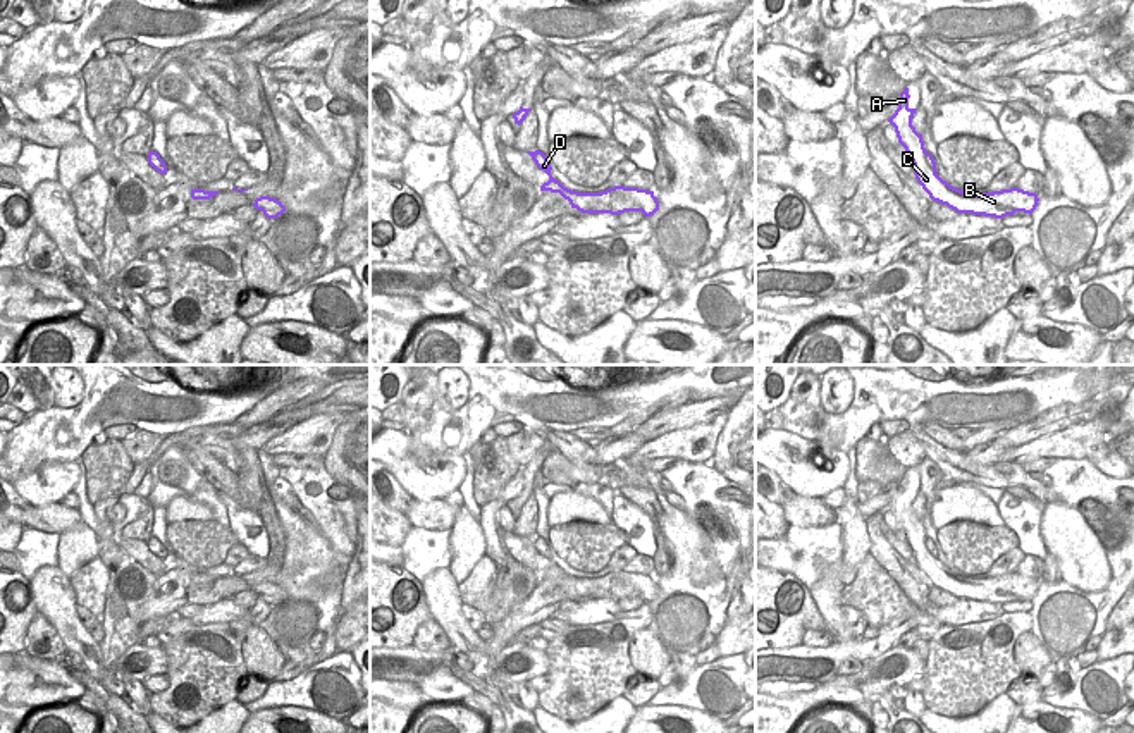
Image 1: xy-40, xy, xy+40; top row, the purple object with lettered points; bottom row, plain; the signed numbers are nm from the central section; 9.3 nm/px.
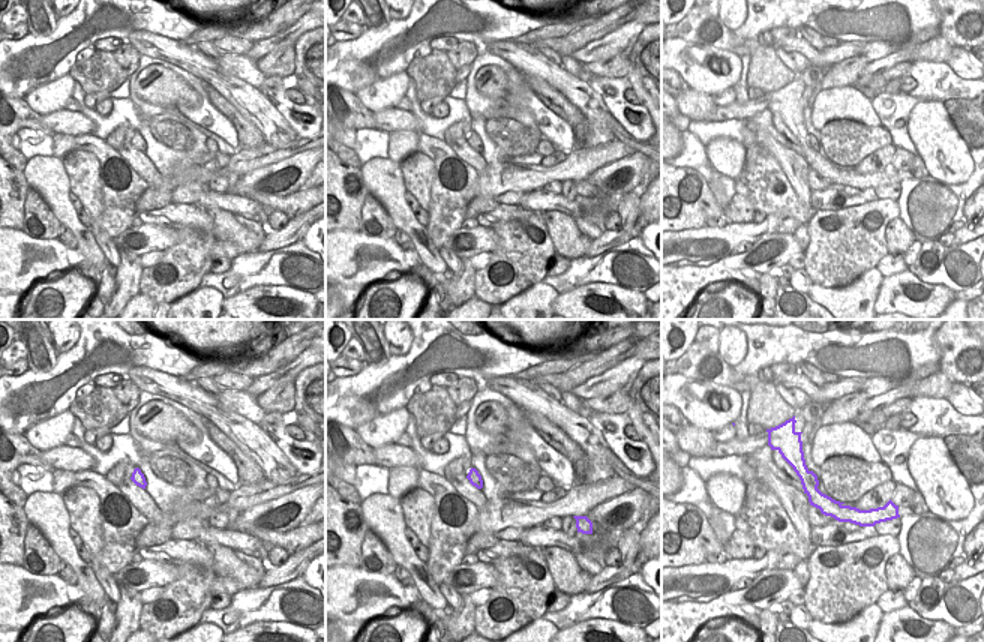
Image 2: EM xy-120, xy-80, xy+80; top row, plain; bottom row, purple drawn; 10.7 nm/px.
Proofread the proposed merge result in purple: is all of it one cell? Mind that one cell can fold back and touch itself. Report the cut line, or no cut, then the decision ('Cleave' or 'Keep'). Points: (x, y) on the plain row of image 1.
Split along xy+40 (924, 537), (924, 548), (935, 558). Cleave

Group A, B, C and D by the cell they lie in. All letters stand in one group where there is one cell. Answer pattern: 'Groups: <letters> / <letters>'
Groups: A B C / D

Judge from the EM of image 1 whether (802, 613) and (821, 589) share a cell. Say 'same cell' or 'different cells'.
different cells

